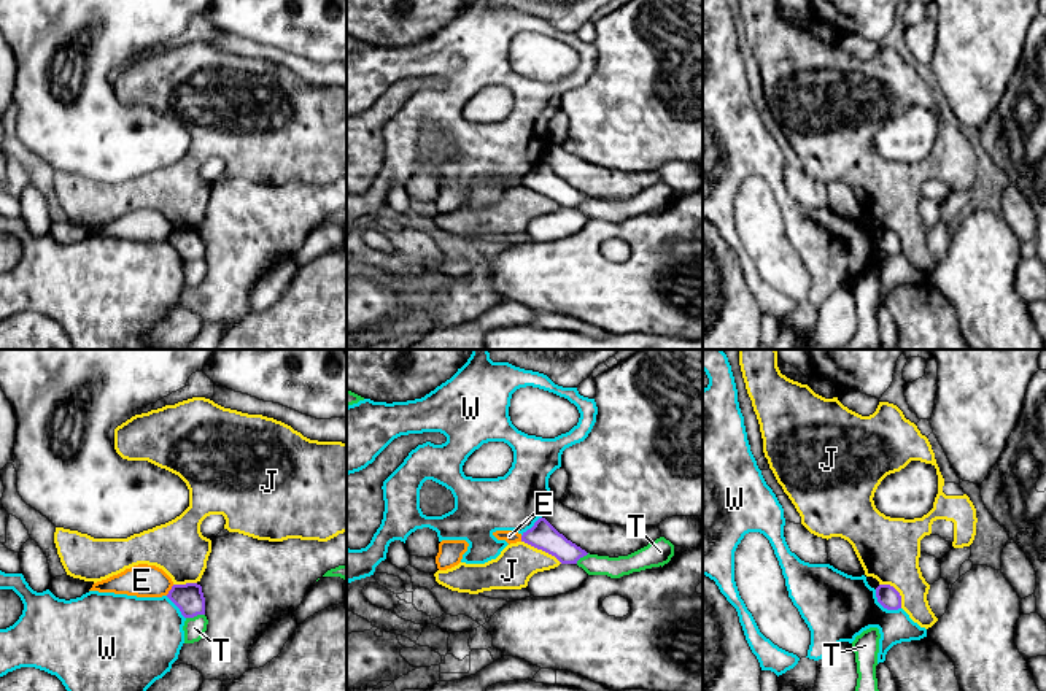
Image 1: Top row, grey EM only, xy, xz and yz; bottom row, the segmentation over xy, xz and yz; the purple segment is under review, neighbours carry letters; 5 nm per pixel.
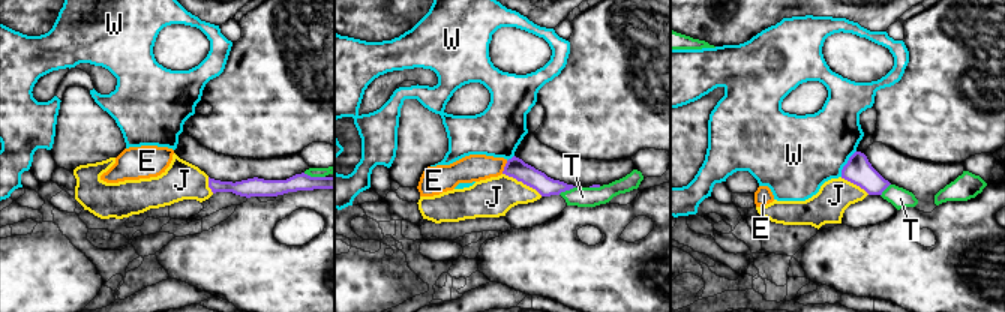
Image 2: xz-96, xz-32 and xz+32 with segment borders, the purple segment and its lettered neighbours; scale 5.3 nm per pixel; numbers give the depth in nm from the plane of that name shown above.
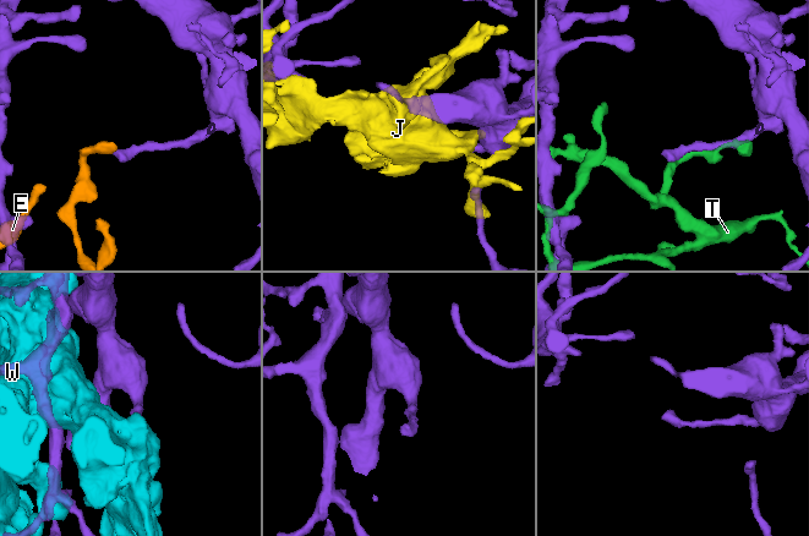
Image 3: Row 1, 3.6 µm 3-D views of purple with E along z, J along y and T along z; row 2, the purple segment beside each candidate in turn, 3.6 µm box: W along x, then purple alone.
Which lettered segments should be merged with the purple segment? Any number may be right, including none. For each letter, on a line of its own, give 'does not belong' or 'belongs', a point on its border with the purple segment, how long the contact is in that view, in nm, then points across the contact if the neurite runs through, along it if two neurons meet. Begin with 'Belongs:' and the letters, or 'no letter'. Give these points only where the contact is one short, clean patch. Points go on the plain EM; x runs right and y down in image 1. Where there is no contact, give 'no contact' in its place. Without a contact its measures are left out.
Belongs: no letter
E: does not belong; meets purple in xy at (170, 234); contact 70 nm long; border along xy (174, 229), (166, 239)
J: does not belong; meets purple in xz at (542, 194); contact 240 nm long
T: does not belong; meets purple in xy at (194, 259); contact 100 nm long
W: does not belong; meets purple in yz at (884, 251); contact 170 nm long

